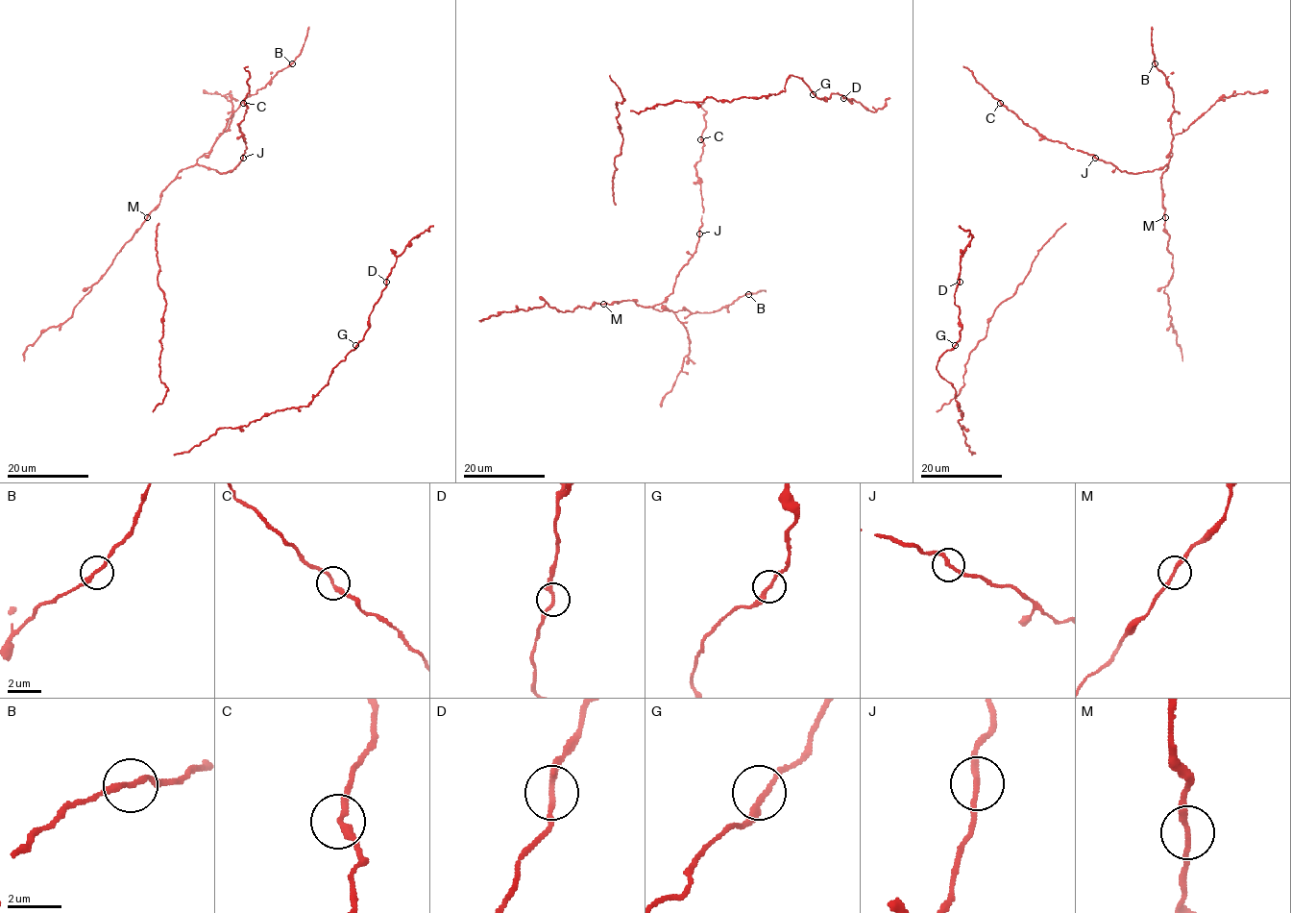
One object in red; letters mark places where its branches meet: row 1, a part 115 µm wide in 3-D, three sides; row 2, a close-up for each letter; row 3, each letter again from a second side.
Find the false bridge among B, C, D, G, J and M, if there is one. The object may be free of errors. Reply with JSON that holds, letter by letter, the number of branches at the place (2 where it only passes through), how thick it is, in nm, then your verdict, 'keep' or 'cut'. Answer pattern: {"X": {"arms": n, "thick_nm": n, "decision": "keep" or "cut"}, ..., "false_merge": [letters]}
{"B": {"arms": 2, "thick_nm": 220, "decision": "keep"}, "C": {"arms": 2, "thick_nm": 240, "decision": "keep"}, "D": {"arms": 2, "thick_nm": 200, "decision": "keep"}, "G": {"arms": 2, "thick_nm": 200, "decision": "keep"}, "J": {"arms": 2, "thick_nm": 200, "decision": "keep"}, "M": {"arms": 2, "thick_nm": 200, "decision": "keep"}, "false_merge": []}

